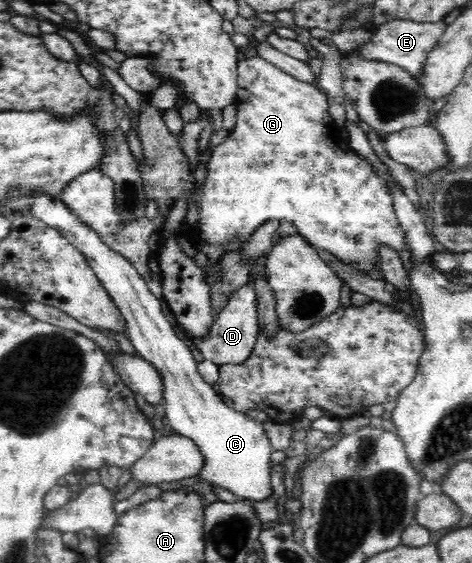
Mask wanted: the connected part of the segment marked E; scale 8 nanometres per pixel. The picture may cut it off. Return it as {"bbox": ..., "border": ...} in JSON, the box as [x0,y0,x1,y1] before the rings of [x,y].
{"bbox":[358,18,448,78],"border":[[[394,18],[392,21],[375,25],[375,32],[372,38],[362,44],[358,51],[362,59],[368,61],[385,61],[398,65],[402,69],[409,71],[414,77],[419,78],[426,58],[438,45],[448,24],[442,21],[434,23],[416,22],[406,20],[406,18]]]}

